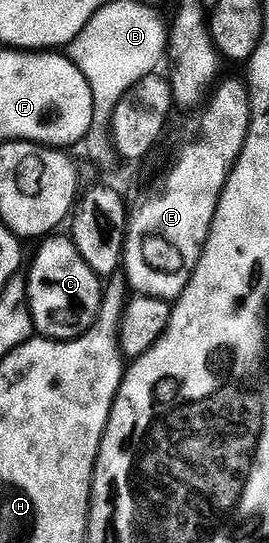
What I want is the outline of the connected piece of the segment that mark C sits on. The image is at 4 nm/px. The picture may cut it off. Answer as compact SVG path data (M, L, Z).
M50 235L40 242L33 266L27 269L29 316L40 336L51 341L73 341L97 322L101 310L103 281L79 255L68 236Z

